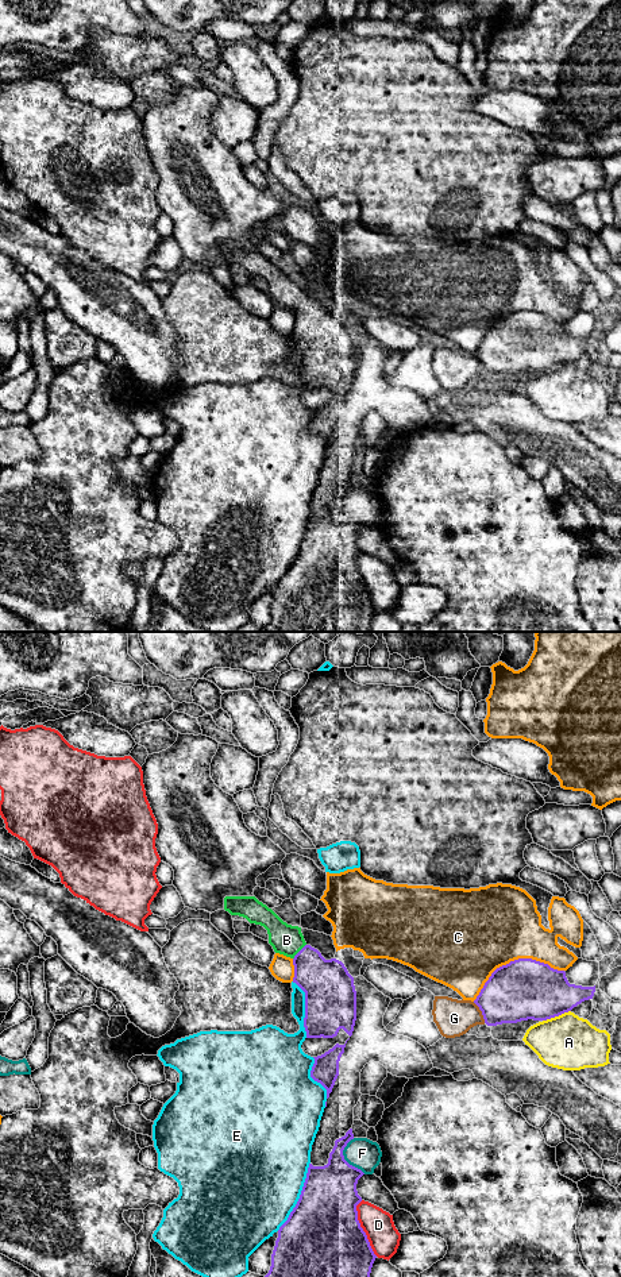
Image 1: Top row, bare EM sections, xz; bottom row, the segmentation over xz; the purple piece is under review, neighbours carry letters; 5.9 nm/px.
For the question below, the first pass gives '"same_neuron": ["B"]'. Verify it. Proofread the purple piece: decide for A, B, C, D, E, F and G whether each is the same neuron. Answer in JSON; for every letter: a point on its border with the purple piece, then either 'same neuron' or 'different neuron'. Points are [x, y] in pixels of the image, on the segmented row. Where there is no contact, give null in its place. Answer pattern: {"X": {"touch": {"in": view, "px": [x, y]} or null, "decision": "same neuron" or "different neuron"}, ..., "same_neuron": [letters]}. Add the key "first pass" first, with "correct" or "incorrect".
{"first pass": "correct", "A": {"touch": {"in": "xz", "px": [556, 1015]}, "decision": "different neuron"}, "B": {"touch": {"in": "xz", "px": [299, 952]}, "decision": "same neuron"}, "C": {"touch": {"in": "xz", "px": [515, 960]}, "decision": "different neuron"}, "D": {"touch": {"in": "xz", "px": [362, 1229]}, "decision": "different neuron"}, "E": {"touch": {"in": "xz", "px": [300, 1196]}, "decision": "different neuron"}, "F": {"touch": {"in": "xz", "px": [343, 1158]}, "decision": "different neuron"}, "G": {"touch": {"in": "xz", "px": [482, 1013]}, "decision": "different neuron"}, "same_neuron": ["B"]}

